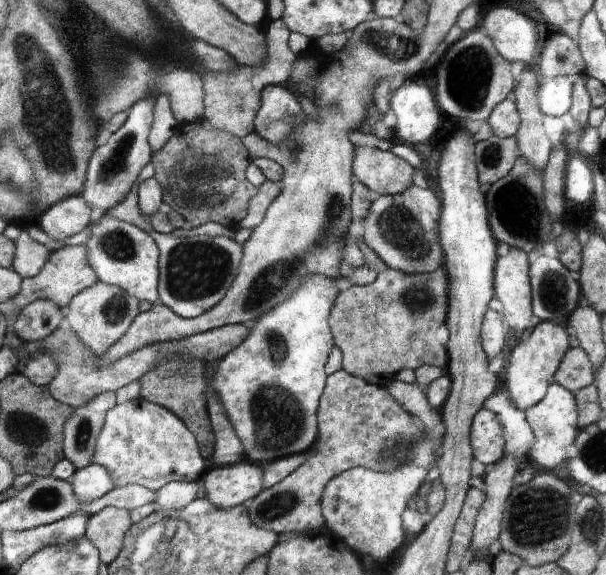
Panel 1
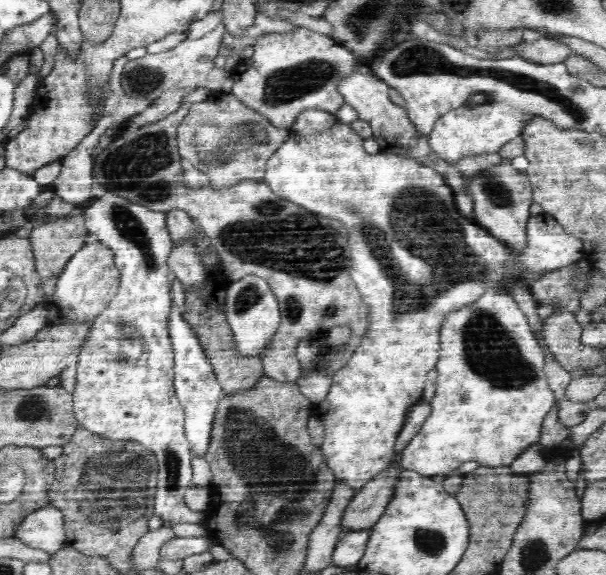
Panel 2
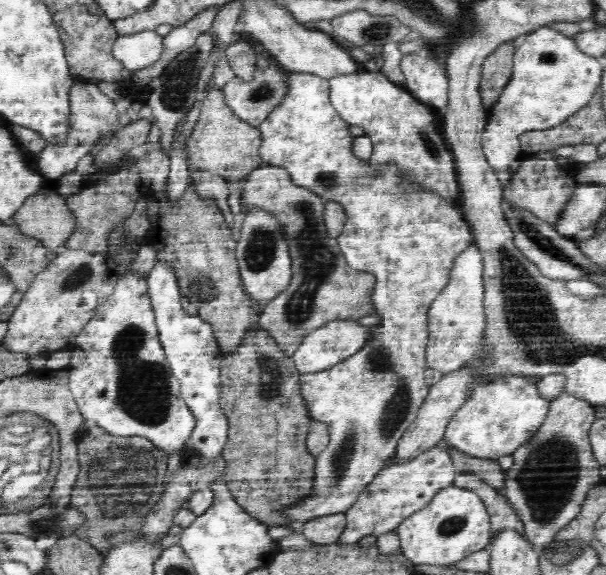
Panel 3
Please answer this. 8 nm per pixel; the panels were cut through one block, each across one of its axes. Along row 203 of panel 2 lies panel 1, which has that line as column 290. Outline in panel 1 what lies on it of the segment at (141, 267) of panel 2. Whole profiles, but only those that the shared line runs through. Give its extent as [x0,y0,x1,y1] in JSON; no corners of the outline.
[254,85,306,145]

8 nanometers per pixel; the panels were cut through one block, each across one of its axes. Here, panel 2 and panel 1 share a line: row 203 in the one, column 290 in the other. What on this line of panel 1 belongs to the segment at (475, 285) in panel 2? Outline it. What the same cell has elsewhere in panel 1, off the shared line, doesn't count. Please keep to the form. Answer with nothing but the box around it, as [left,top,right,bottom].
[213,275,339,466]

